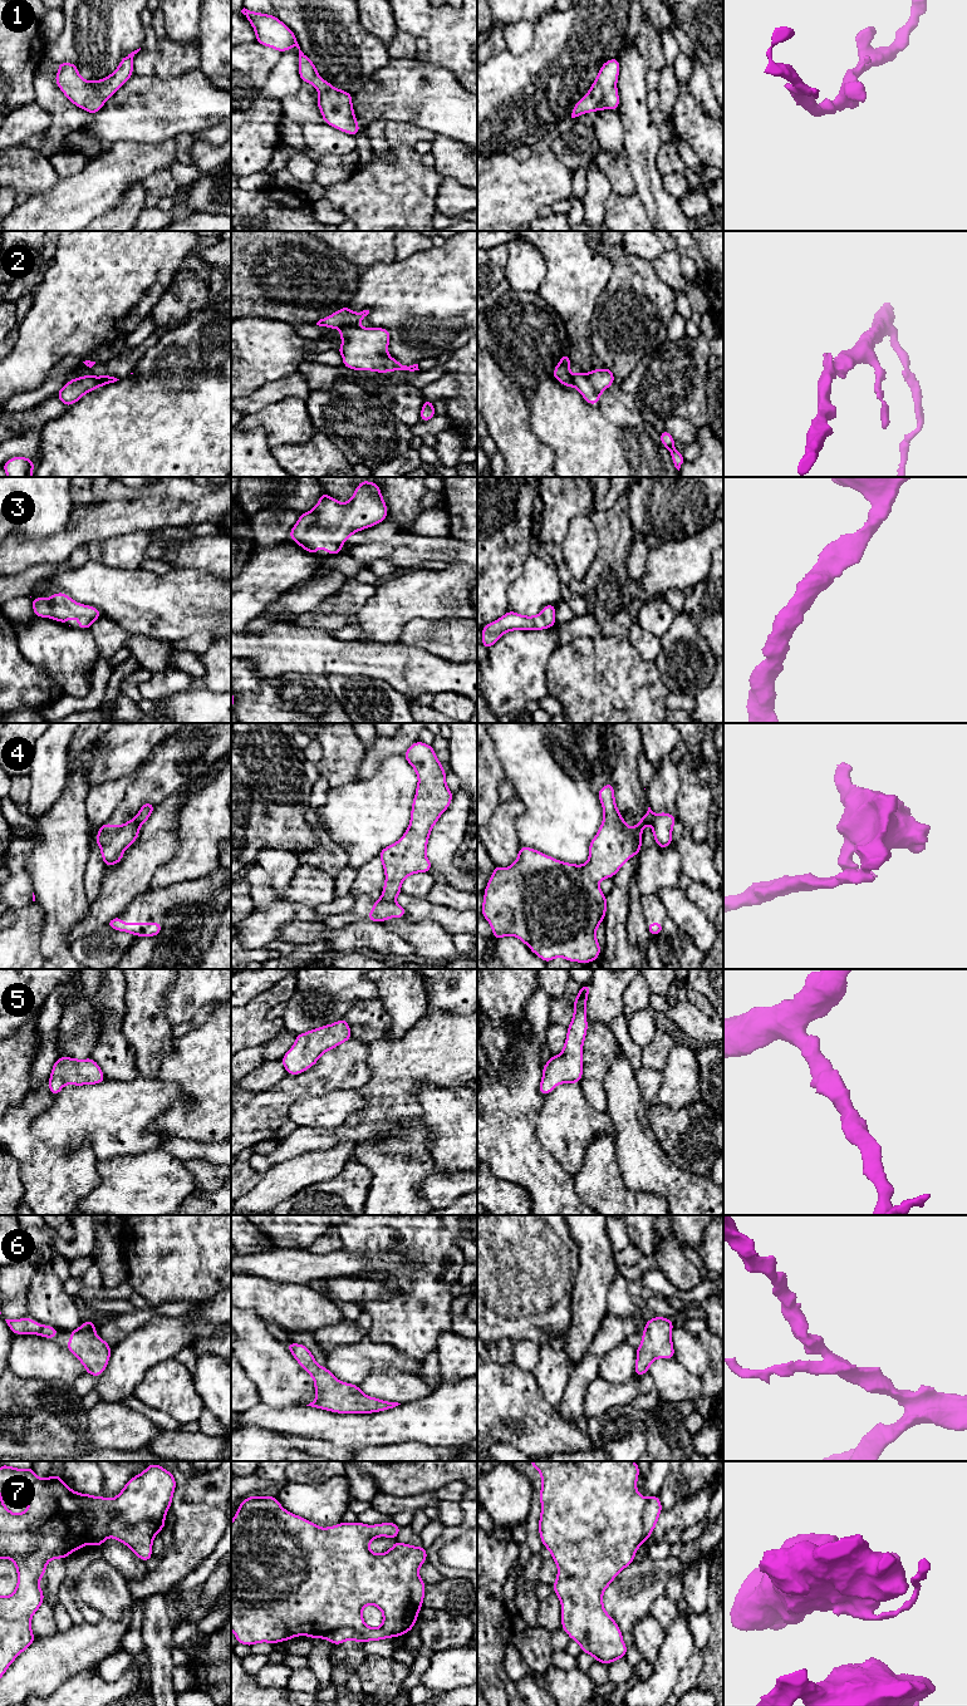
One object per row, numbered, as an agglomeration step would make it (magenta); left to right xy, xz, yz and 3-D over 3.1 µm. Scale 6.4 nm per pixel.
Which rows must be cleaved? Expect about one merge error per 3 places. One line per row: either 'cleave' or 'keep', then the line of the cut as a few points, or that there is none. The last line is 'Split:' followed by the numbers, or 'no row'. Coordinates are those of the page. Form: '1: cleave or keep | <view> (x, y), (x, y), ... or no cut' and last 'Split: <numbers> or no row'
1: keep | no cut
2: cleave | xz (356, 324), (344, 328)
3: keep | no cut
4: cleave | xz (381, 898), (393, 901)
5: keep | no cut
6: keep | no cut
7: cleave | xy (97, 1500), (91, 1505), (96, 1530), (92, 1543)
Split: 2, 4, 7

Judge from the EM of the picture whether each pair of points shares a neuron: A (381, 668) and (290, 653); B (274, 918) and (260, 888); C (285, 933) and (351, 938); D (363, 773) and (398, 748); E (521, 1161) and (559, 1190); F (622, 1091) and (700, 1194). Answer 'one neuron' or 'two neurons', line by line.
A: one neuron
B: two neurons
C: one neuron
D: one neuron
E: one neuron
F: one neuron

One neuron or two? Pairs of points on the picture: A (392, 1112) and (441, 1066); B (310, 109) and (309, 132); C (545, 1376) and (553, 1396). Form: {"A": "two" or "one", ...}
{"A": "one", "B": "two", "C": "one"}

